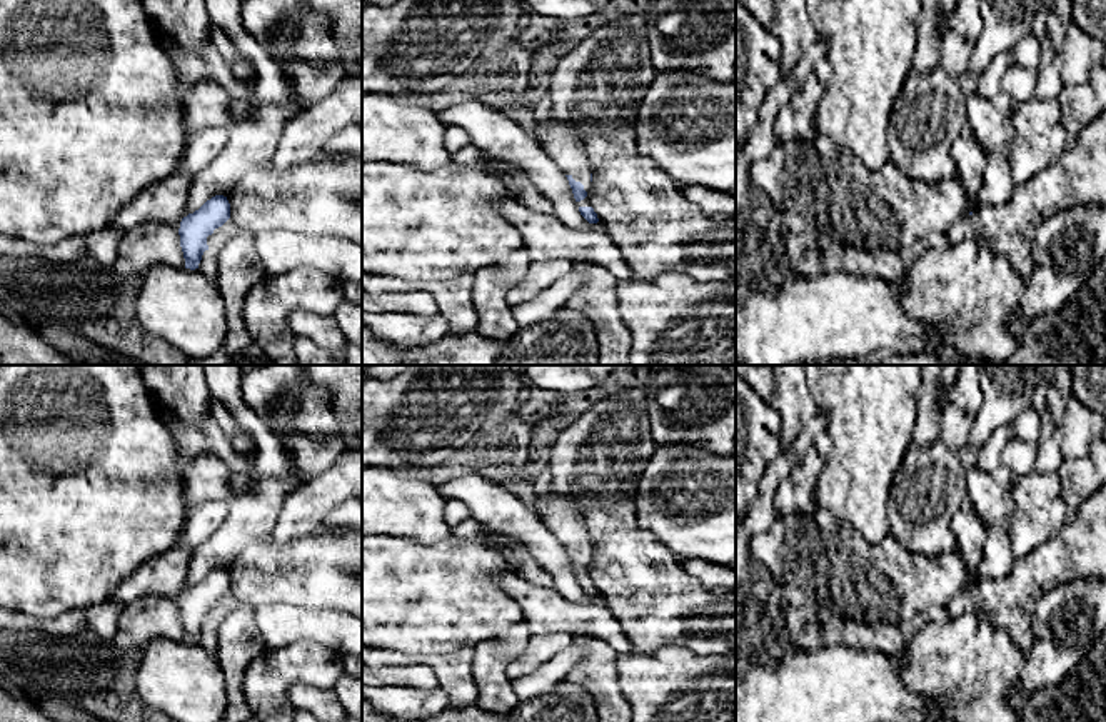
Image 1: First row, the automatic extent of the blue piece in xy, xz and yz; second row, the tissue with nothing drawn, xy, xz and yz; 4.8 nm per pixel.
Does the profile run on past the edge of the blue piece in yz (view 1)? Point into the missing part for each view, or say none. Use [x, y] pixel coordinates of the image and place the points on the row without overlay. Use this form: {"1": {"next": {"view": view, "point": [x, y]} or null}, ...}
{"1": {"next": null}}

